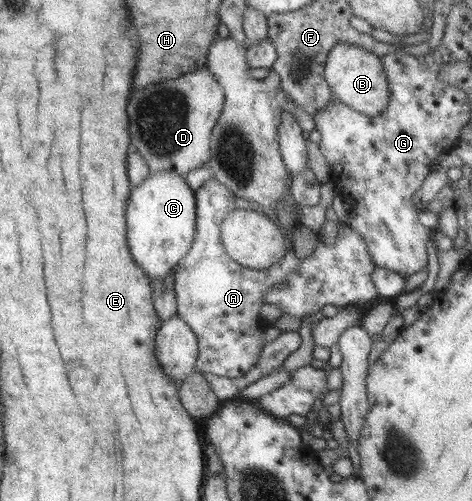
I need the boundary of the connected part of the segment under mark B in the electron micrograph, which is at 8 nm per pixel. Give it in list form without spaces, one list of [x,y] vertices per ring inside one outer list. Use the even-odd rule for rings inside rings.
[[[348,42],[335,43],[328,54],[324,77],[334,97],[361,116],[377,116],[389,106],[391,96],[382,57],[366,48]]]

